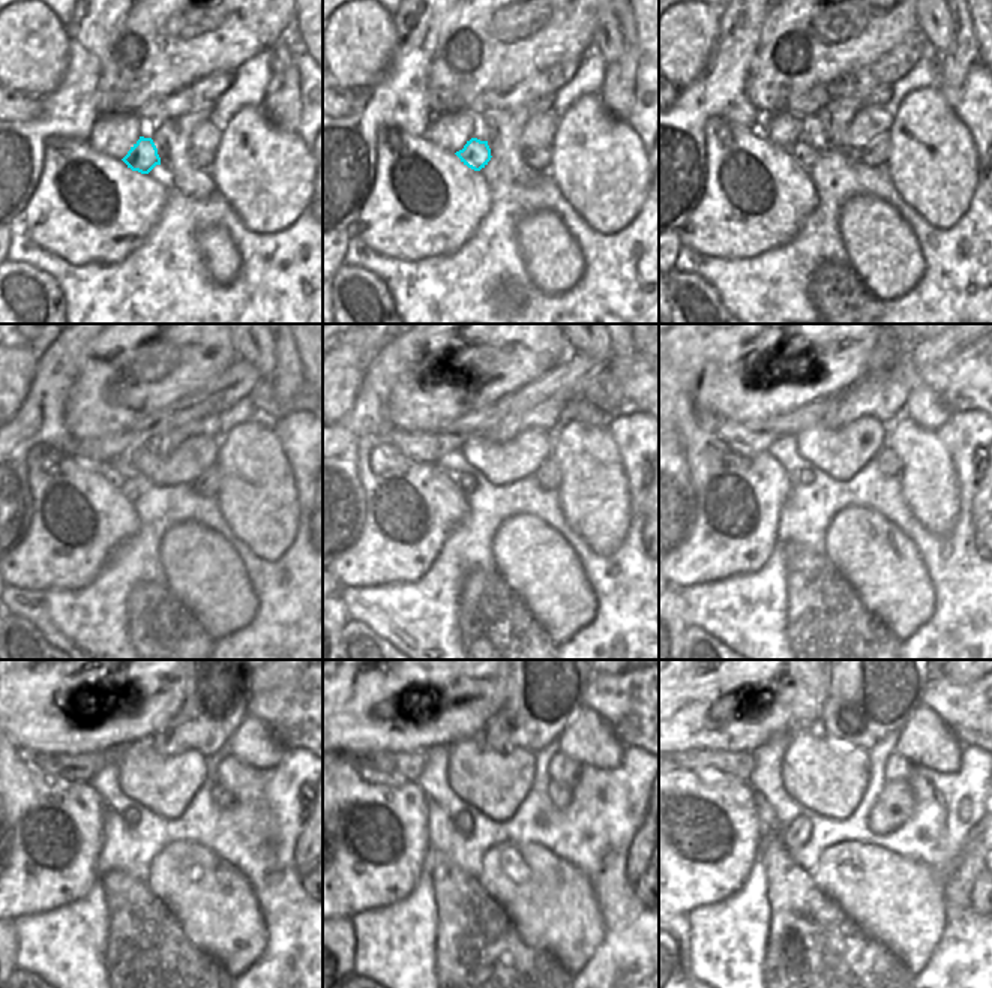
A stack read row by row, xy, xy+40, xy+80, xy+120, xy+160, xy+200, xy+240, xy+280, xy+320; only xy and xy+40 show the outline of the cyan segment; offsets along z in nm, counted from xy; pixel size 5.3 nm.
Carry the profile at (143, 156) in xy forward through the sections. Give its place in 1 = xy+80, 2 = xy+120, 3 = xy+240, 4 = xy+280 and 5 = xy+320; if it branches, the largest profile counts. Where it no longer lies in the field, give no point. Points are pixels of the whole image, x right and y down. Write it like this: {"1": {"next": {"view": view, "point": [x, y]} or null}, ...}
{"1": {"next": {"view": "xy+80", "point": [803, 152]}}, "2": {"next": {"view": "xy+120", "point": [128, 488]}}, "3": {"next": {"view": "xy+240", "point": [132, 814]}}, "4": {"next": {"view": "xy+280", "point": [464, 822]}}, "5": {"next": {"view": "xy+320", "point": [797, 832]}}}

